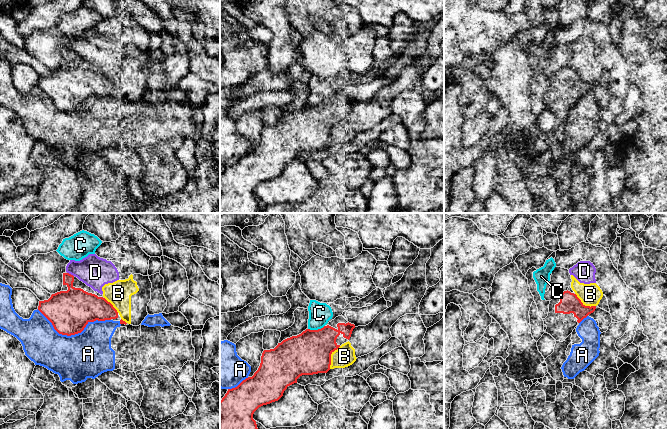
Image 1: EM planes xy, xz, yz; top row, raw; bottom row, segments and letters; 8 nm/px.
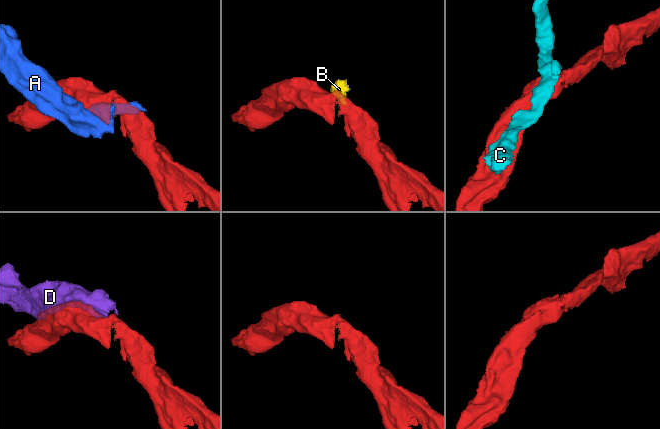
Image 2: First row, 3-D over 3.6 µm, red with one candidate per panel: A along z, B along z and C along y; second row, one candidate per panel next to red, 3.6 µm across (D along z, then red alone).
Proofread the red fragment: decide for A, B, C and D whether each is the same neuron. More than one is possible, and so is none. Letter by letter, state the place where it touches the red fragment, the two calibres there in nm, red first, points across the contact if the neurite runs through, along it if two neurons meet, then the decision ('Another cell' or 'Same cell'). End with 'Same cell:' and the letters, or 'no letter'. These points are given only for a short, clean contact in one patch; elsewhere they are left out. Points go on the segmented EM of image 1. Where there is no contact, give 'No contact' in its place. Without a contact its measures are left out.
A: Touches red at xy (73, 334). Thickness 340 nm (red) against 380 nm. Another cell
B: Touches red at xz (330, 357). Thickness 340 nm (red) against 170 nm. Another cell
C: Touches red at xz (316, 330). Thickness 340 nm (red) against 180 nm. Another cell
D: Touches red at xy (70, 274). Thickness 260 nm (red) against 240 nm. Another cell
Same cell: no letter

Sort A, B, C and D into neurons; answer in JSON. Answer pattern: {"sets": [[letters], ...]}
{"sets": [["A"], ["B", "D"], ["C"]]}

